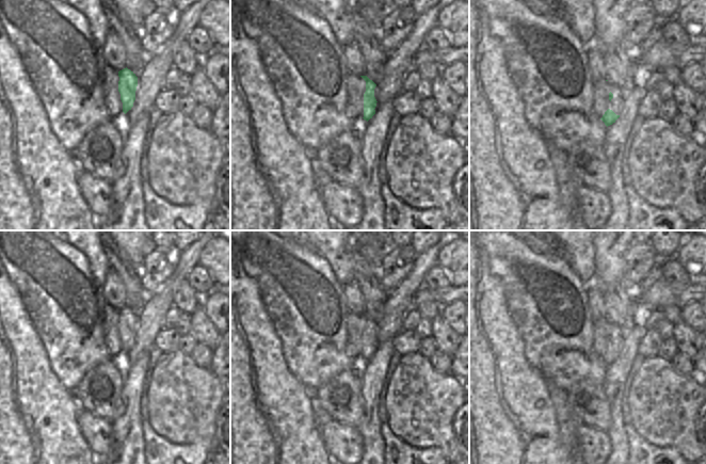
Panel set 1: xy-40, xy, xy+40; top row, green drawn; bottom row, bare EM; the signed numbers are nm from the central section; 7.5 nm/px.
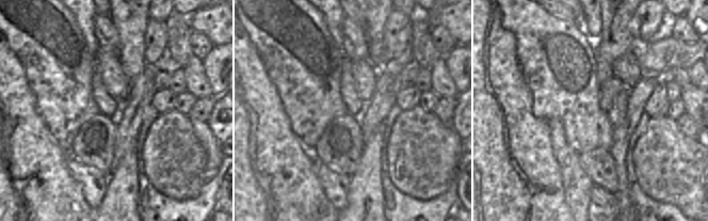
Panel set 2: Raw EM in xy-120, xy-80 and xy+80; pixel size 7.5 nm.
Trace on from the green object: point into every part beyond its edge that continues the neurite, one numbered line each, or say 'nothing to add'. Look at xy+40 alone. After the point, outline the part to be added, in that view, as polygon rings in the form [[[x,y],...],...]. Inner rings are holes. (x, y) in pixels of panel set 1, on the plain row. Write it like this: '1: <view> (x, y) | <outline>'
nothing to add

